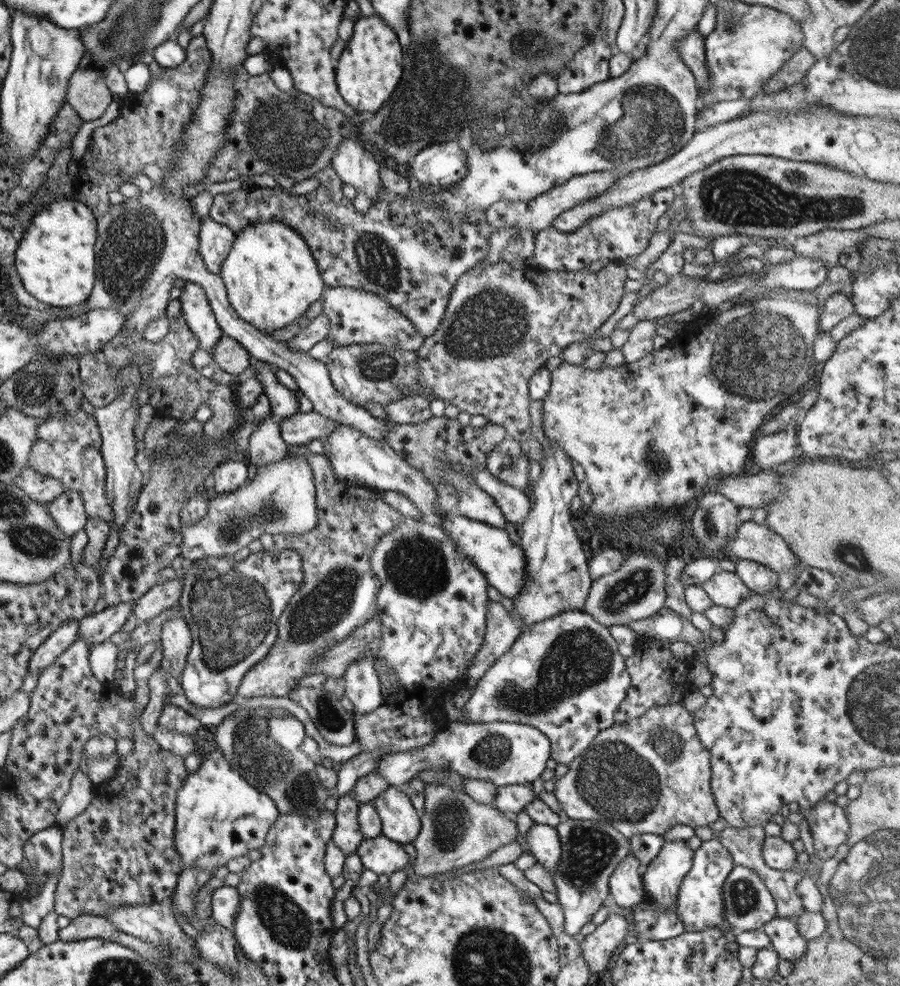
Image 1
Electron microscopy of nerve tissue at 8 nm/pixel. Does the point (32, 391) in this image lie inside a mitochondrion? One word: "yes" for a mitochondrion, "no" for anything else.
yes

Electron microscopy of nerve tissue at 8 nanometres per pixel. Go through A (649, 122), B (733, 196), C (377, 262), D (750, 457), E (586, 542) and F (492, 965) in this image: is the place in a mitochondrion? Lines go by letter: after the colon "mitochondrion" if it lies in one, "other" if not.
A: mitochondrion
B: mitochondrion
C: mitochondrion
D: other
E: other
F: mitochondrion

